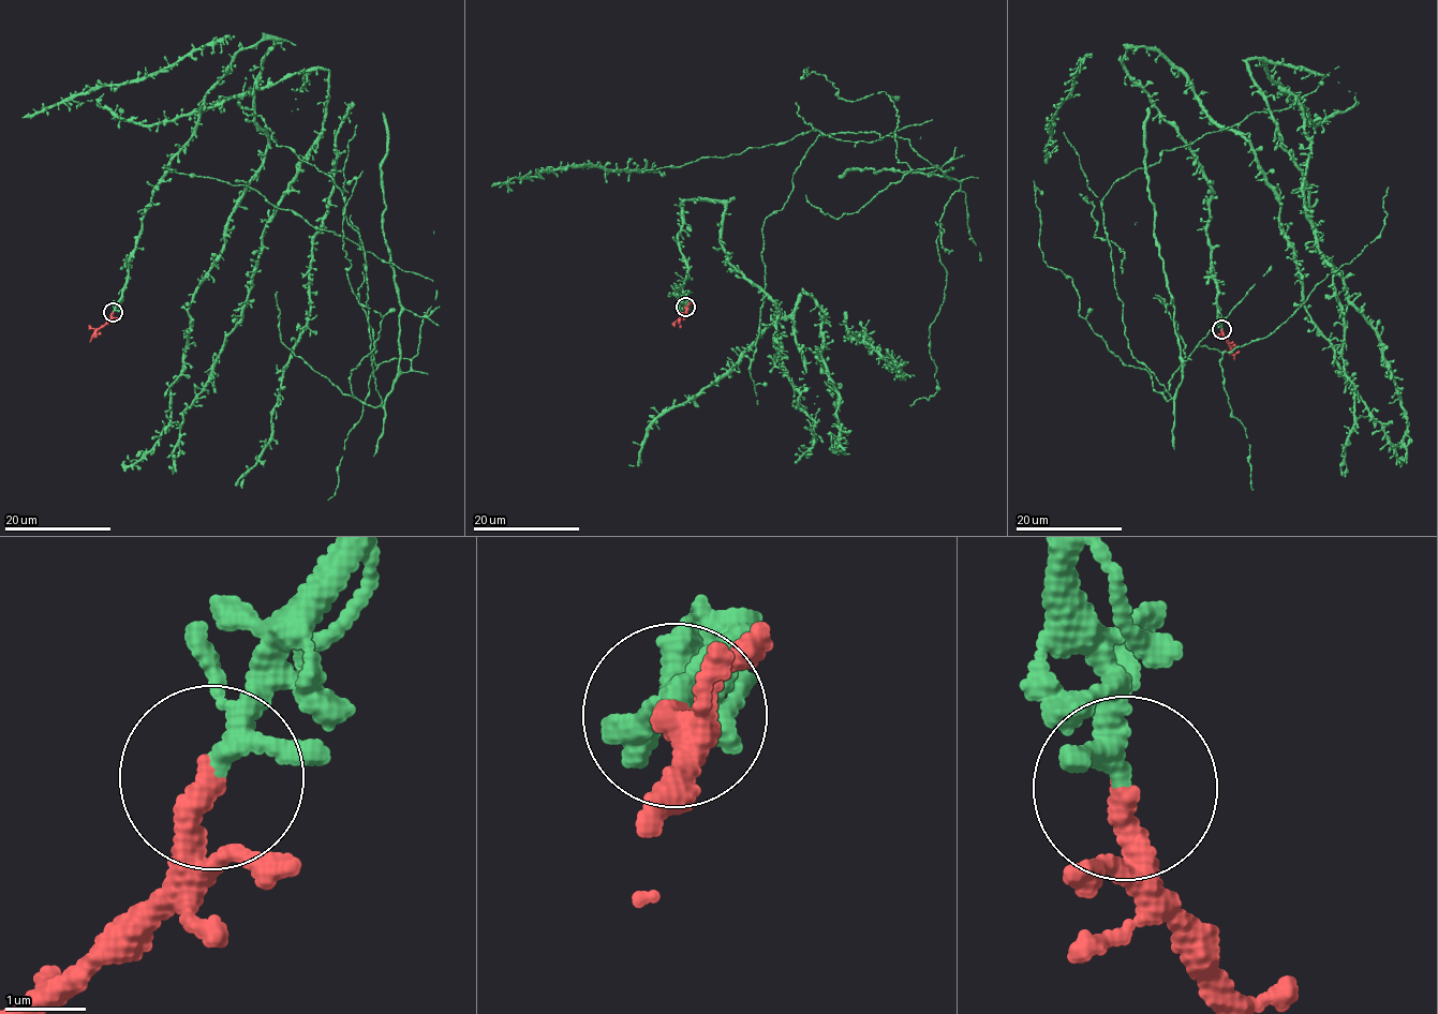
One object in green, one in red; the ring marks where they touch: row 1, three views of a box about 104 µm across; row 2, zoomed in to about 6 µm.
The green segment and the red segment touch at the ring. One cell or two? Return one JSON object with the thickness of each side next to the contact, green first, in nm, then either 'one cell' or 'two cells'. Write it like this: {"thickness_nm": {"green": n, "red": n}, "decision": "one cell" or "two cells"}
{"thickness_nm": {"green": 240, "red": 300}, "decision": "one cell"}

